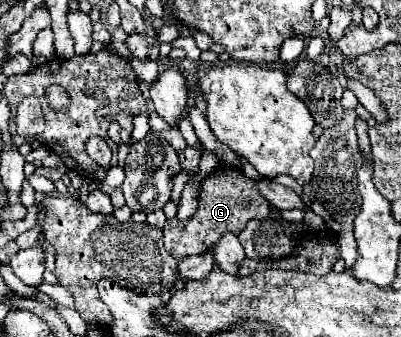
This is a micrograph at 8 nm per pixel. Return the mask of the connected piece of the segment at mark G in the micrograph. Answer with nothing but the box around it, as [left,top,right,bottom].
[164,161,270,259]

